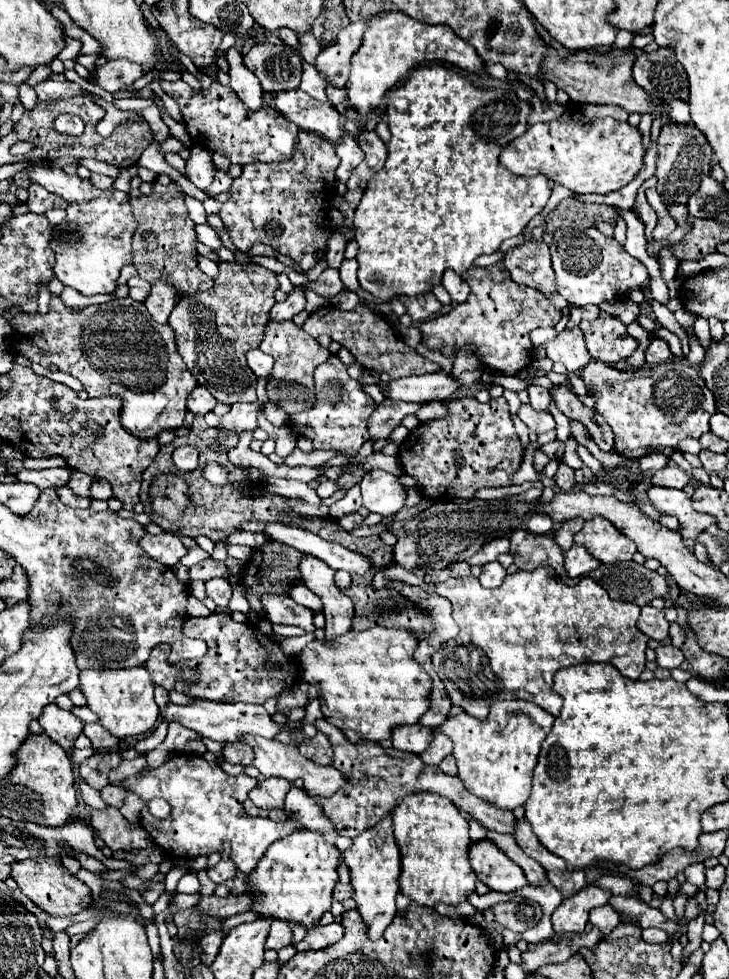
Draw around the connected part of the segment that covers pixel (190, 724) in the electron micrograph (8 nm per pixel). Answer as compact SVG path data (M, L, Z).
M194 700L194 702L186 704L186 706L168 702L166 710L160 710L160 716L166 722L178 722L178 724L182 724L186 728L196 730L200 736L206 736L206 738L216 740L216 742L232 742L232 740L238 740L238 736L242 736L242 734L254 734L254 736L262 736L262 738L274 738L282 730L282 724L276 724L266 714L266 710L262 706L244 704L244 702L226 704L226 702Z

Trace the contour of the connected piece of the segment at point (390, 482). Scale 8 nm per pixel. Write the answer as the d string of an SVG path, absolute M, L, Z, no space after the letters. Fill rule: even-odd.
M384 470L368 472L360 482L360 490L364 508L382 516L394 516L396 512L400 512L406 504L408 494L398 476Z

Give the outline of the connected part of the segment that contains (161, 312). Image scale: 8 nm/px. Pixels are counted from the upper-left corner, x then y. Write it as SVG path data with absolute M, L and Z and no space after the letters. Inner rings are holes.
M156 282L146 300L146 308L158 324L168 324L168 316L176 304L176 290L166 282Z

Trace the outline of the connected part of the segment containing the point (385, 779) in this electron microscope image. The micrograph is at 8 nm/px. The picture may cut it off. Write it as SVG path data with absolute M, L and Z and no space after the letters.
M324 718L316 720L314 726L318 732L328 736L332 750L334 750L332 766L336 766L336 770L340 770L344 778L348 778L350 788L352 788L352 792L346 792L346 786L344 786L344 788L340 788L340 792L336 792L334 796L324 798L324 800L314 798L316 804L322 808L322 812L332 820L332 824L340 836L348 836L348 838L358 836L372 824L380 822L388 812L392 812L398 798L402 798L406 794L414 794L414 792L434 792L434 794L446 796L454 802L454 806L462 814L466 814L472 820L478 820L484 828L494 830L494 832L512 834L516 818L510 810L498 810L492 804L482 802L480 798L472 796L464 788L464 784L458 776L448 776L438 766L424 764L418 754L400 752L400 756L394 756L394 754L388 754L376 742L346 744L346 736L340 734L340 730L334 728L330 722L326 722Z

